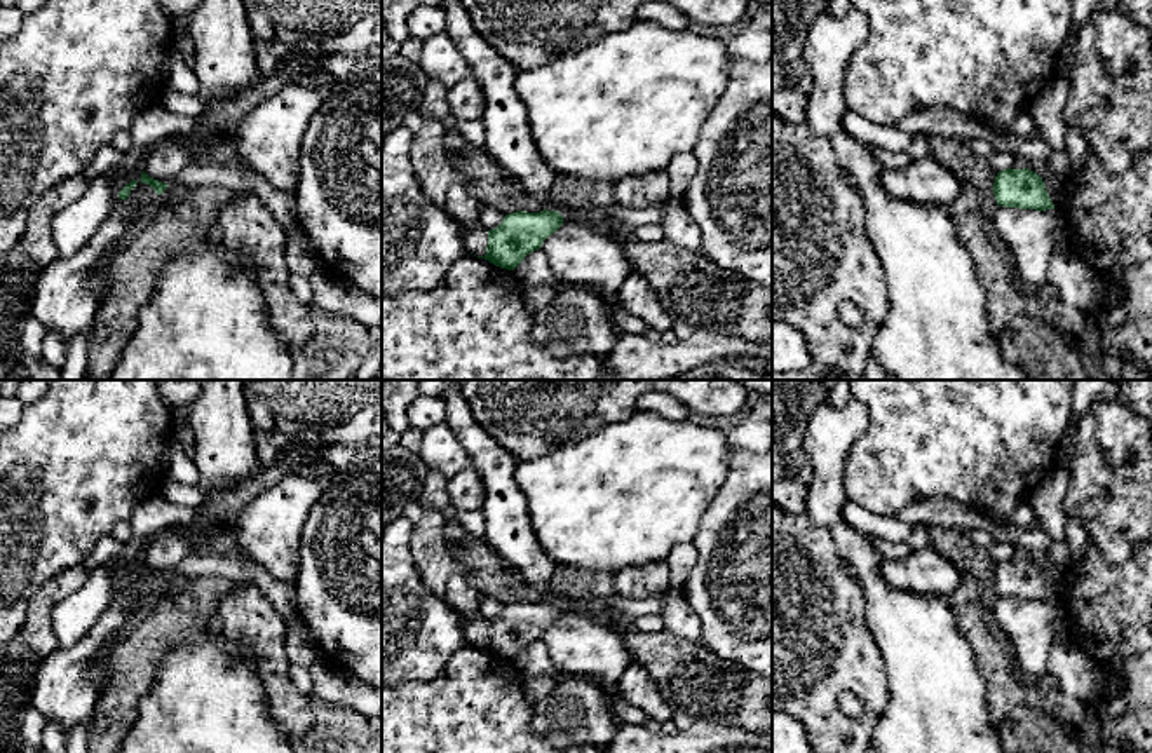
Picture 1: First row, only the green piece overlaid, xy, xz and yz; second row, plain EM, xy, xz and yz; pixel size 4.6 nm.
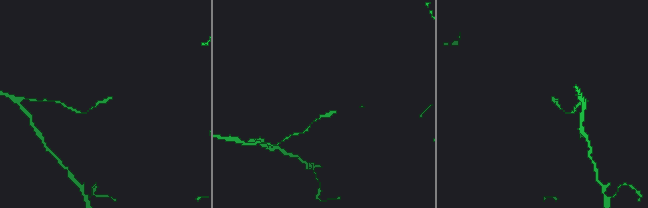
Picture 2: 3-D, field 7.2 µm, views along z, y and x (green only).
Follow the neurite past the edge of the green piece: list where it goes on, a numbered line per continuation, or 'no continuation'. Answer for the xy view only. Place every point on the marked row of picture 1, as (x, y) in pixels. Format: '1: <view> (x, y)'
1: xy (281, 204)

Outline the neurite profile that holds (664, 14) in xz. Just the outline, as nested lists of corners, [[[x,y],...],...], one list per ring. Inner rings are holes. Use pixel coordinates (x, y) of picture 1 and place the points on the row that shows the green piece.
[[[647,2],[636,10],[638,21],[654,21],[667,30],[683,31],[690,30],[688,17],[676,7],[664,2]]]

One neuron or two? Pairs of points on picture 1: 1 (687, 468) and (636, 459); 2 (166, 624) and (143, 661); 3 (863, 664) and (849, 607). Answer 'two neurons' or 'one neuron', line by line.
1: one neuron
2: one neuron
3: one neuron

